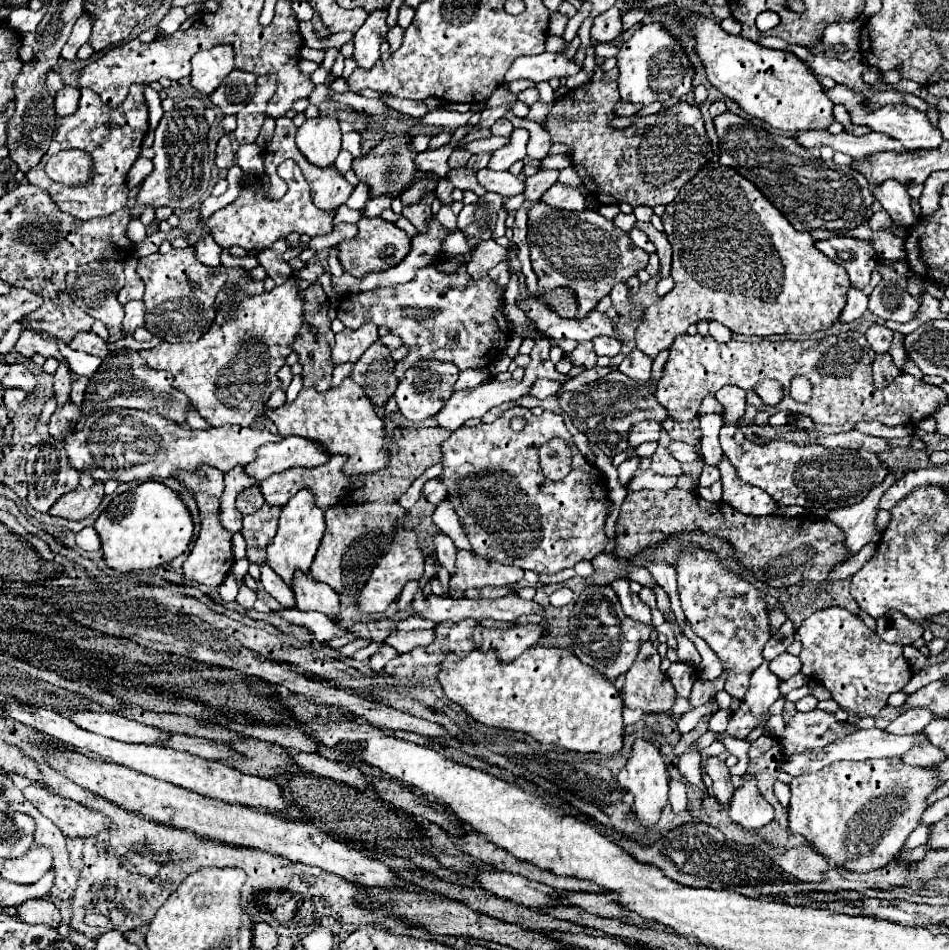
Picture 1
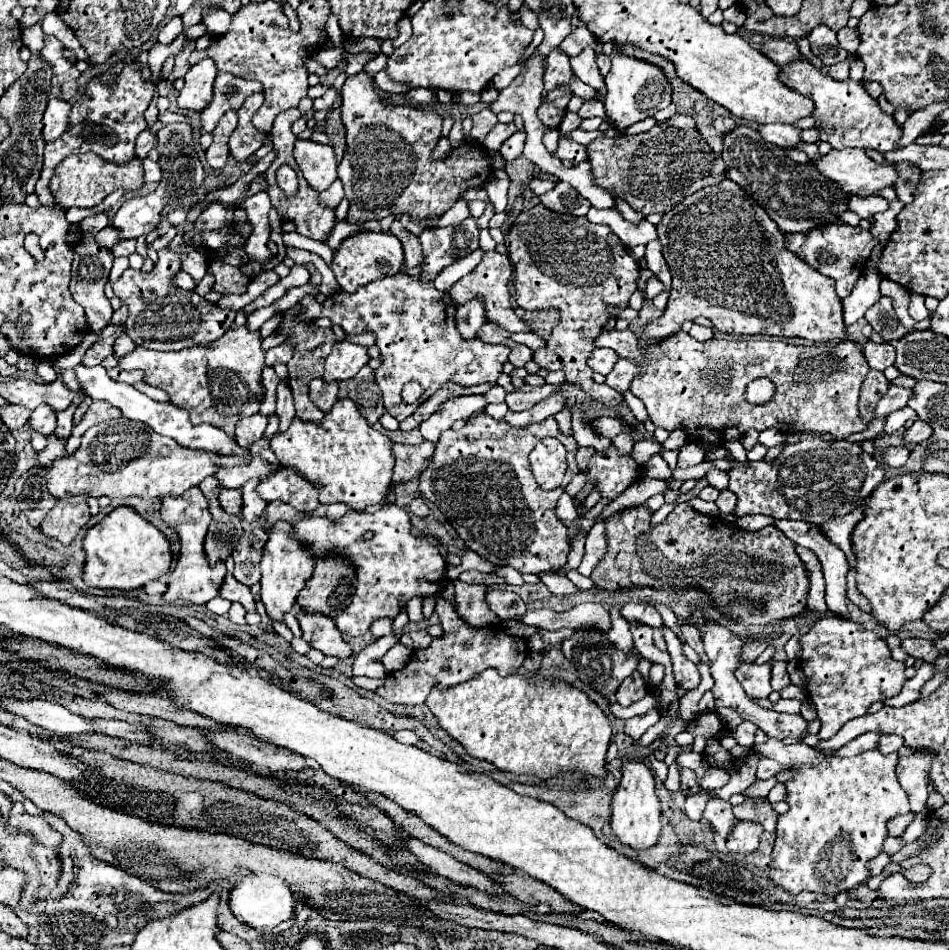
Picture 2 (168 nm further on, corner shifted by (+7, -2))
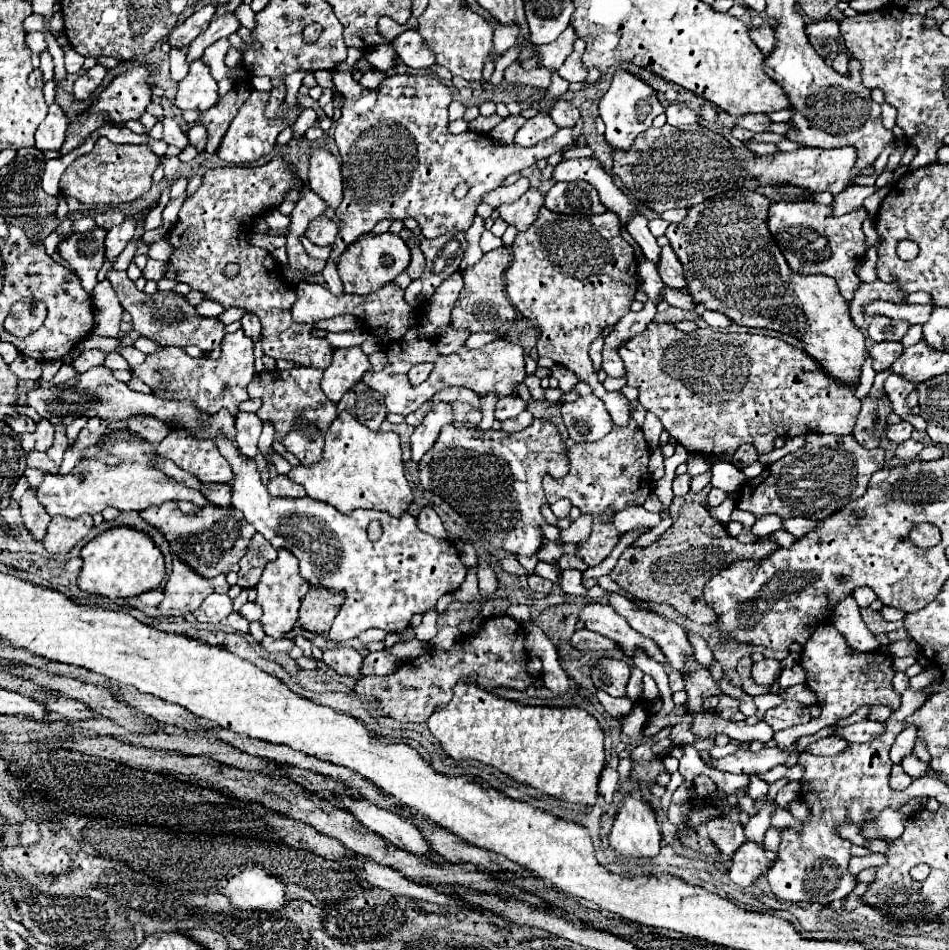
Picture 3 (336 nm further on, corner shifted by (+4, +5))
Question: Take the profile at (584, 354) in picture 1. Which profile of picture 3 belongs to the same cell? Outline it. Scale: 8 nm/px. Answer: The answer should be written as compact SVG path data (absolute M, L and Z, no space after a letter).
M541 208L541 214L537 216L537 224L533 224L525 234L517 234L511 252L513 252L513 260L505 274L507 296L515 306L515 310L539 330L537 354L551 358L555 364L563 364L567 370L575 372L581 382L589 382L593 394L601 398L603 404L607 406L613 424L625 426L625 422L629 420L629 406L627 406L629 400L625 400L625 396L619 392L603 390L589 358L591 342L601 334L603 328L615 326L629 312L629 306L635 300L635 292L639 288L635 250L621 236L617 214L603 212L589 218L577 218L577 216L553 214L551 210Z

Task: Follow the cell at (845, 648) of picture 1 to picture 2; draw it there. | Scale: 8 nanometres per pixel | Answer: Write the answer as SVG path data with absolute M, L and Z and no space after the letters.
M822 617L806 635L800 637L800 647L800 669L808 677L808 697L822 721L820 739L830 739L844 723L866 715L874 701L898 695L906 683L906 665L892 659L890 647L874 631L868 631L854 621L842 617Z

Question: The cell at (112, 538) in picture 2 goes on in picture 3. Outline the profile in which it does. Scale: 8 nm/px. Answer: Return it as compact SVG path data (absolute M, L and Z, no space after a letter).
M111 528L91 540L81 550L83 568L77 578L77 586L91 596L105 596L109 600L133 598L149 590L157 590L165 576L165 562L161 550L149 536L131 528Z

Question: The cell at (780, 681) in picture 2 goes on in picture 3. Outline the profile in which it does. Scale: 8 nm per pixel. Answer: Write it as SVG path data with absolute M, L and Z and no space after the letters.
M795 664L793 668L785 668L785 670L781 672L781 676L779 676L781 688L789 688L789 686L801 684L801 682L805 682L805 680L807 680L807 674L805 674L805 670L803 670L799 664Z

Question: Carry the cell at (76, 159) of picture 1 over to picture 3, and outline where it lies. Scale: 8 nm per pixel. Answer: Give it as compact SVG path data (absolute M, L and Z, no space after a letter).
M99 138L95 148L71 162L61 176L61 192L77 198L81 204L121 206L137 200L151 188L151 174L159 166L159 156L147 144L113 144Z

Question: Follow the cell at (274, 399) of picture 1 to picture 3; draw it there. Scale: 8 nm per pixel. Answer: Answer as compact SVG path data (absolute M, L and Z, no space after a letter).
M241 412L237 416L237 444L251 460L257 456L257 440L261 436L261 420L255 414Z

